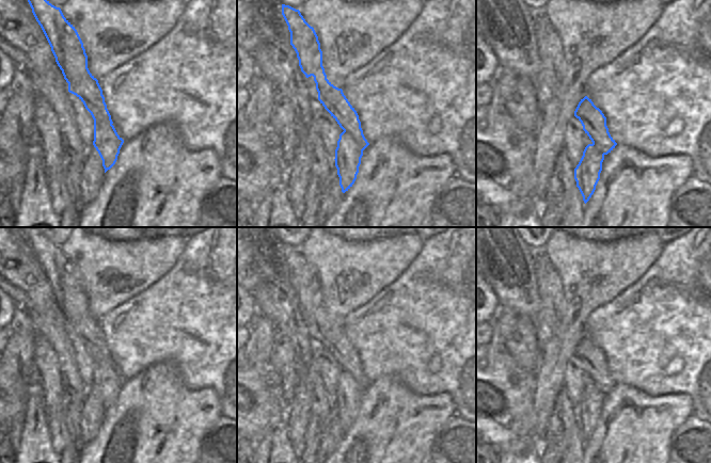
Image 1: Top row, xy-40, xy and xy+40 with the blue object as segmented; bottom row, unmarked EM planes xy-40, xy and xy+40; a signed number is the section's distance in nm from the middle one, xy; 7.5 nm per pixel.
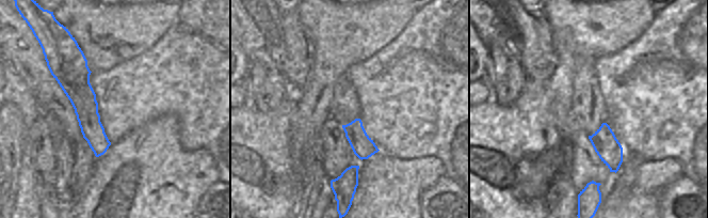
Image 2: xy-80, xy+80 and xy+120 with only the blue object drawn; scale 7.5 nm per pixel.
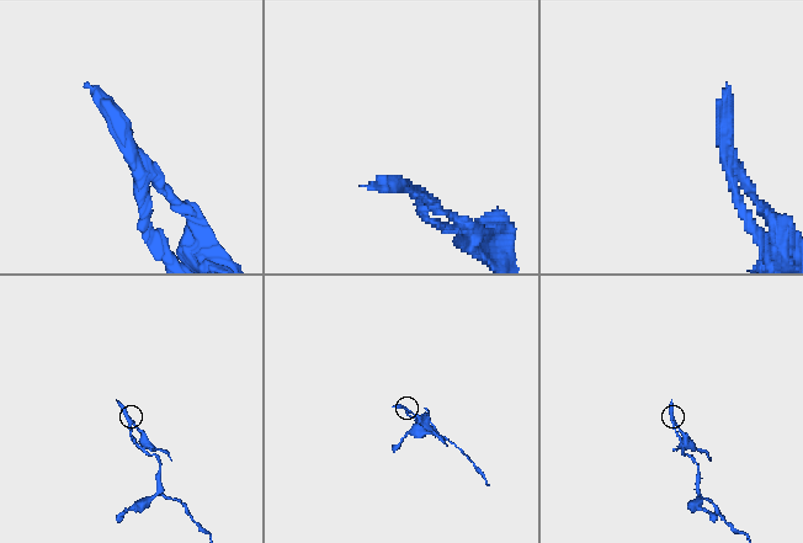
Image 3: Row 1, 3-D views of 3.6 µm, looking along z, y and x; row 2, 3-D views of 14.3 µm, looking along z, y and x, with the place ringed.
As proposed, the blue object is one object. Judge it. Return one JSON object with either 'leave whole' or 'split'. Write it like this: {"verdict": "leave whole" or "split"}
{"verdict": "split"}

